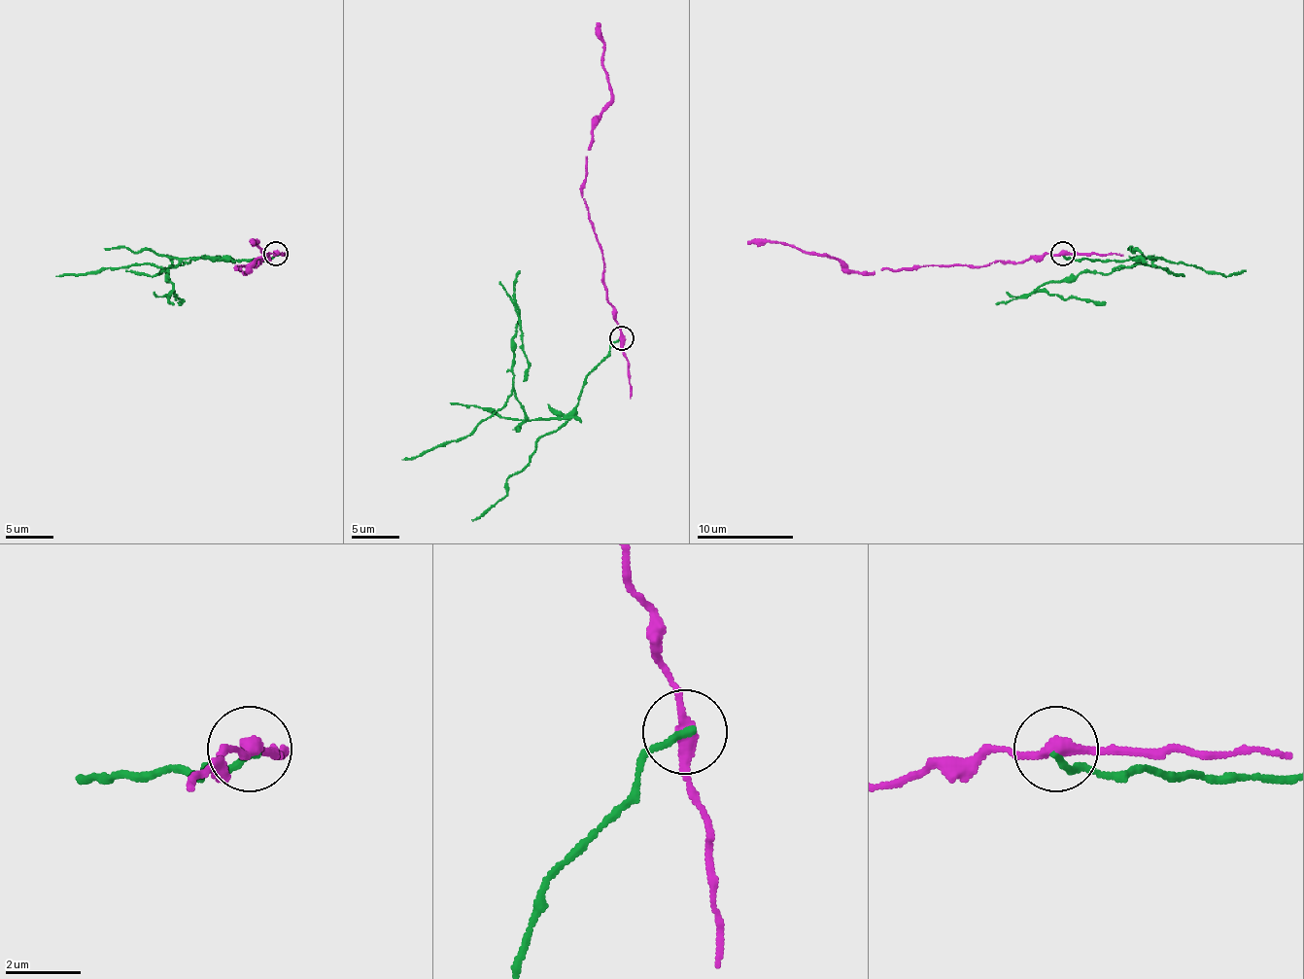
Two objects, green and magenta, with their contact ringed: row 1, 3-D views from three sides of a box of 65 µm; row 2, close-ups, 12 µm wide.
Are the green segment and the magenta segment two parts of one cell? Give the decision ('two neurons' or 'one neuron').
two neurons

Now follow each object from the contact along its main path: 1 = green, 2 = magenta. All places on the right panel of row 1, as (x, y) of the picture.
1: (1062, 254), (1103, 261), (1144, 259), (1110, 273), (1086, 273), (1046, 285), (1050, 295), (1064, 299), (1105, 304)
2: (1062, 254), (1016, 263), (850, 273), (824, 254), (807, 254), (778, 242), (747, 244)

